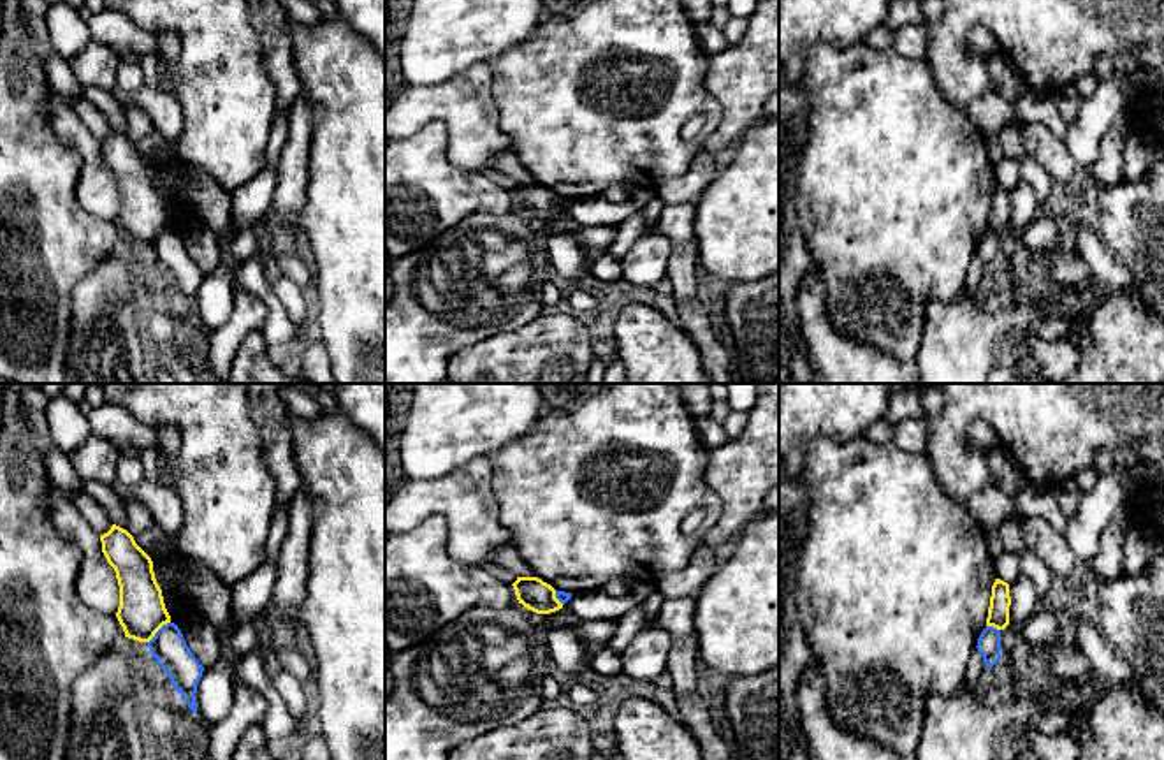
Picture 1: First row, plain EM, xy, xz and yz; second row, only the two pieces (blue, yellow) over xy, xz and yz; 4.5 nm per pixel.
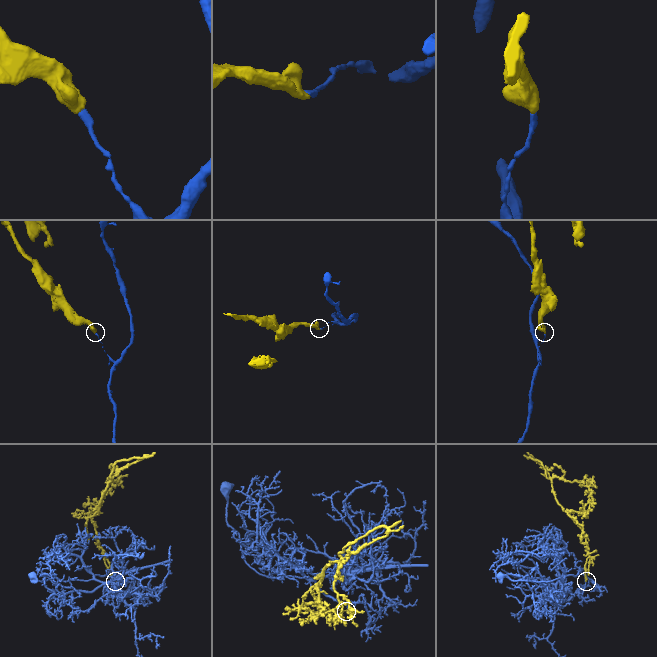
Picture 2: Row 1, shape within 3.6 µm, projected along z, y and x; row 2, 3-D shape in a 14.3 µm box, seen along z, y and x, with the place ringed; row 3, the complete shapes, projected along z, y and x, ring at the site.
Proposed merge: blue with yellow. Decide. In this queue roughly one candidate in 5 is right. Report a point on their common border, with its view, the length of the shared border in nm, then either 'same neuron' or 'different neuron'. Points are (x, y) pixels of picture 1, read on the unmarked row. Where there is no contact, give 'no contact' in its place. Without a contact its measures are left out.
meets blue in xy at (157, 238); contact 140 nm long; different neuron

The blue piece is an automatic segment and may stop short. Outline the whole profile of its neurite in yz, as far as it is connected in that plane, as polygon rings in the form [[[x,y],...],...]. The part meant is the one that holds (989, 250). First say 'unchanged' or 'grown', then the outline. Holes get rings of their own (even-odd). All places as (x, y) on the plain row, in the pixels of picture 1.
unchanged; [[[986,232],[978,245],[978,257],[983,267],[992,274],[1000,266],[1000,236]]]

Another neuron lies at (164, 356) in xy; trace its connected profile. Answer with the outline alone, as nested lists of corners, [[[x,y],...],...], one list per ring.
[[[148,299],[151,311],[144,315],[144,332],[151,369],[169,373],[178,384],[202,384],[181,350],[176,347],[176,329],[160,299]]]

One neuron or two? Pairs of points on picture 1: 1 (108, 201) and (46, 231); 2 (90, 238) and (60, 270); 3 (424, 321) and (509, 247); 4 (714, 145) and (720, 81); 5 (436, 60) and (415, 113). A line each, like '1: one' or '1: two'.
1: two
2: one
3: one
4: one
5: two

